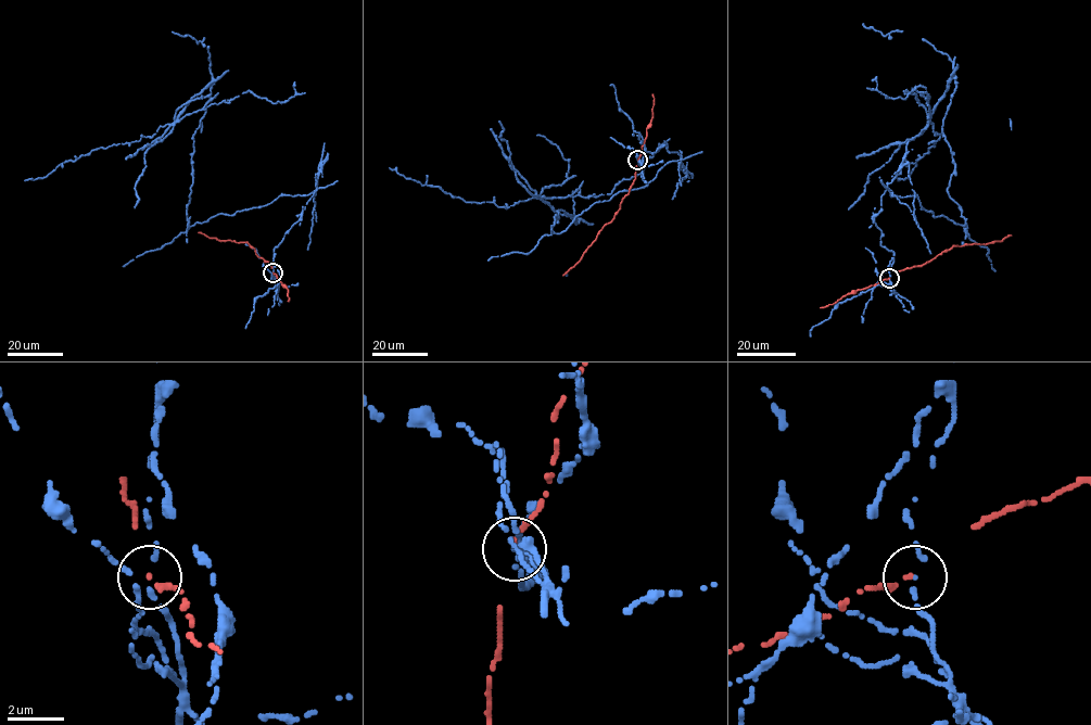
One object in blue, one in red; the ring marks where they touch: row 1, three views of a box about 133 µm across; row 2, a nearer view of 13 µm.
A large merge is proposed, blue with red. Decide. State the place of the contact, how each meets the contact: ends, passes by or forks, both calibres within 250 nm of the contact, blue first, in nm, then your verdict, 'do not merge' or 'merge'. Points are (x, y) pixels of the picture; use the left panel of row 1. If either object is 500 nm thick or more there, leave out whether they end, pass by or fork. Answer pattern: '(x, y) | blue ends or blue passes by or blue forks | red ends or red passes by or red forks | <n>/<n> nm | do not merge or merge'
(273, 272) | blue ends | red ends | 200/140 nm | do not merge

